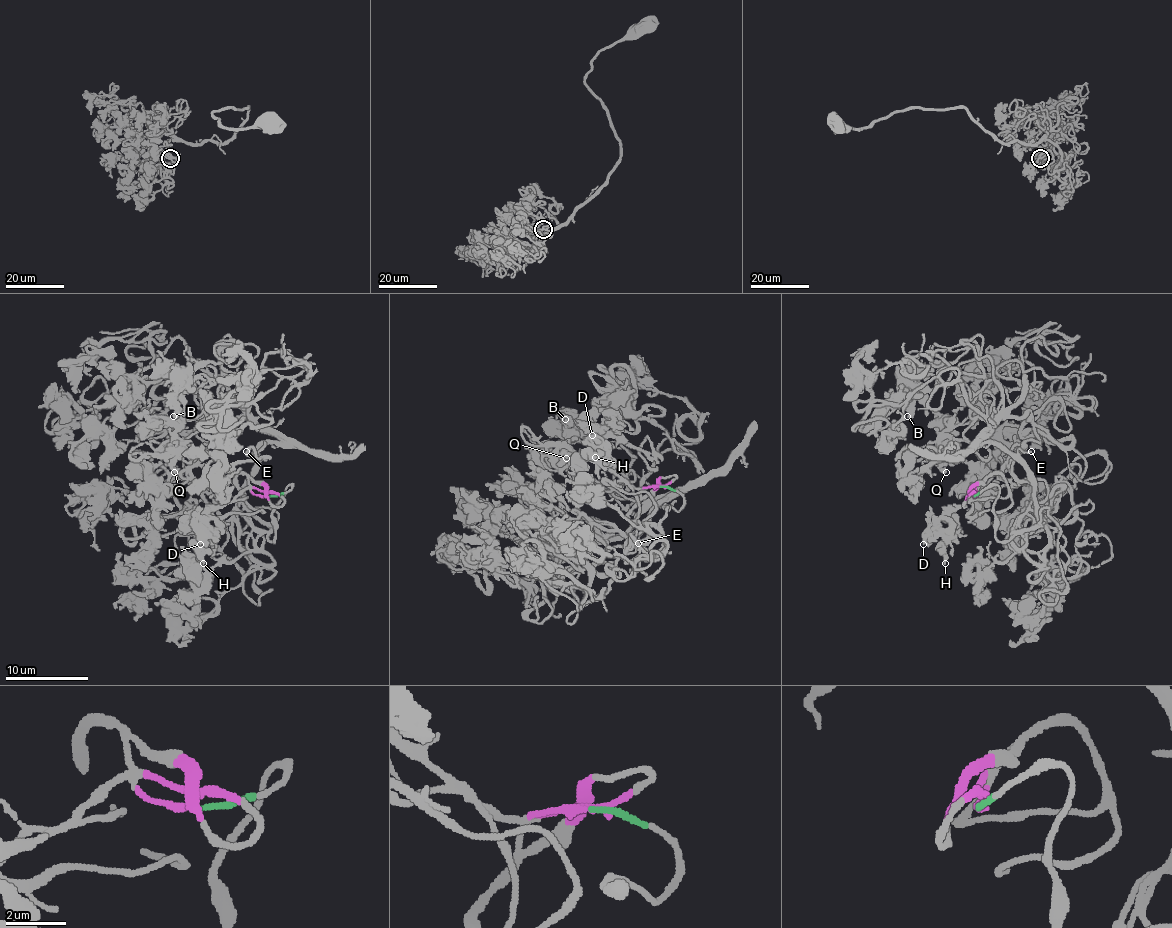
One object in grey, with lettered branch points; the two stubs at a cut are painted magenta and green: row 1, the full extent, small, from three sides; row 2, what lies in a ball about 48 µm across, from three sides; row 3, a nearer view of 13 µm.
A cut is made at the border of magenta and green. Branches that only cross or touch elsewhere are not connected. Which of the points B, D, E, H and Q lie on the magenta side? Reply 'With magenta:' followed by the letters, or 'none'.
With magenta: D, H

